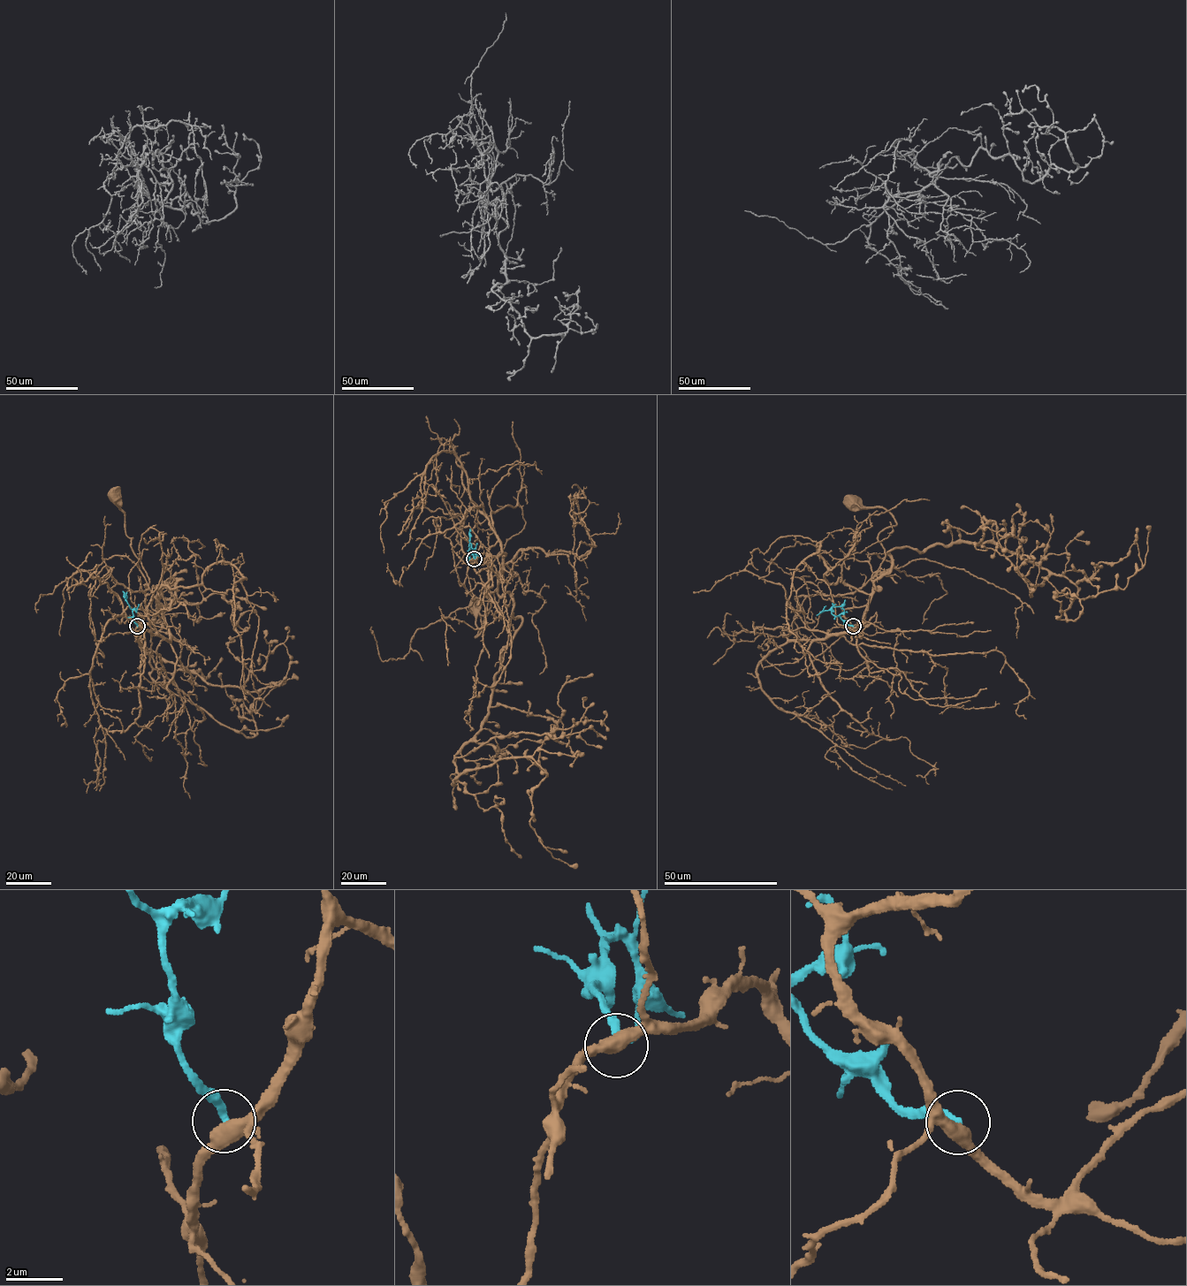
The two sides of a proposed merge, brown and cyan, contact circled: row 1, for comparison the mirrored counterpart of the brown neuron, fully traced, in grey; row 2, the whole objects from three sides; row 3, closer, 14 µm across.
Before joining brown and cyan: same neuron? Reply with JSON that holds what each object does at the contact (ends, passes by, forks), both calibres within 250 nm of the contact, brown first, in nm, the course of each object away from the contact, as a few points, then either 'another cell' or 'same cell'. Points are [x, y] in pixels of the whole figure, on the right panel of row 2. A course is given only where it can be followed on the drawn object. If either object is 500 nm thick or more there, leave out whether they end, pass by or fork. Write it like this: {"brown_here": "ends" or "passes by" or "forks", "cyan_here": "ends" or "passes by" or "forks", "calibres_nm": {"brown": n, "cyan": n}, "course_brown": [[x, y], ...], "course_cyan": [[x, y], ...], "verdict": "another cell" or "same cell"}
{"brown_here": "passes by", "cyan_here": "ends", "calibres_nm": {"brown": 460, "cyan": 280}, "course_brown": [[853, 626], [843, 612], [868, 603], [872, 576], [885, 557], [878, 535], [896, 525], [882, 507], [852, 503]], "course_cyan": [[853, 626], [831, 612], [832, 608], [841, 605], [845, 599]], "verdict": "another cell"}

